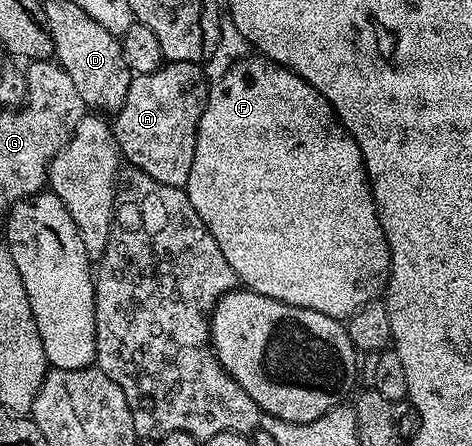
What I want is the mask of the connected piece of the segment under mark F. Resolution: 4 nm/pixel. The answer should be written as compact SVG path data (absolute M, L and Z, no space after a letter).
M248 55L244 57L243 60L235 62L229 71L225 71L225 75L220 81L214 82L214 84L208 88L207 106L203 109L201 123L197 127L197 143L193 151L193 167L189 171L189 179L187 180L185 188L189 195L189 203L193 203L193 211L197 211L197 215L201 215L201 223L205 223L205 227L213 235L213 239L217 239L217 247L221 247L221 255L225 255L225 260L228 261L229 267L233 267L236 278L238 278L246 288L252 289L254 293L260 293L269 299L277 299L281 303L289 303L293 307L305 307L313 311L321 311L321 315L329 315L336 319L351 317L353 311L357 311L357 307L365 307L365 303L378 301L384 296L387 281L391 278L391 252L387 246L385 231L381 227L379 216L375 210L375 200L371 194L371 182L367 179L367 168L363 162L361 147L357 147L357 143L348 135L346 127L343 126L338 117L335 116L335 108L332 107L308 81L301 79L296 73L289 71L285 66L279 65L276 61L270 61L268 57L262 55Z

